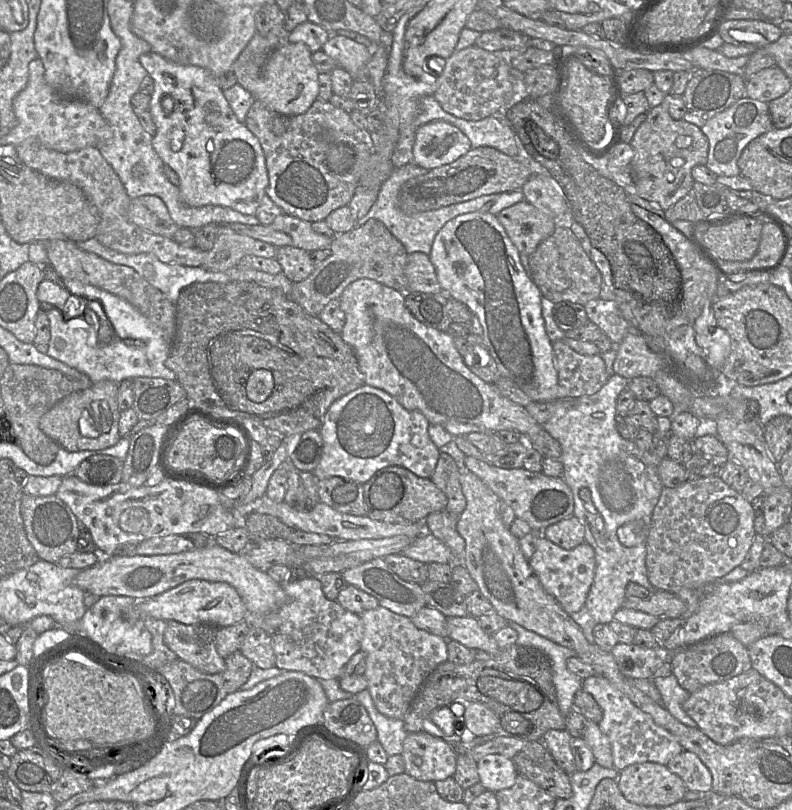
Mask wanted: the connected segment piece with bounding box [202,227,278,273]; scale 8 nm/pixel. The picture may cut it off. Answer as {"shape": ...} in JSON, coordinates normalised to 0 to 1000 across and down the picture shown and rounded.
{"shape":[[[279,280],[275,283],[275,294],[269,306],[260,311],[255,328],[269,336],[284,337],[302,327],[304,320],[312,315],[348,319],[350,307],[341,300]]]}

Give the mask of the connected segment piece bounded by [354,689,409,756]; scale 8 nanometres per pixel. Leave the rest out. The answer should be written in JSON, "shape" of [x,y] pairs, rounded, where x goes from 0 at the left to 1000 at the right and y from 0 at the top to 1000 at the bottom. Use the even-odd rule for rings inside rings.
{"shape":[[[465,851],[447,858],[465,879],[476,902],[476,915],[482,920],[490,933],[506,932],[509,916],[516,906],[510,898],[509,889],[491,886],[480,880],[472,870]]]}

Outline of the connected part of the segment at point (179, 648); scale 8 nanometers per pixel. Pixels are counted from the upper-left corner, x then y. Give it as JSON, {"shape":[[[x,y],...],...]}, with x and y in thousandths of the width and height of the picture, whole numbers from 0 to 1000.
{"shape":[[[211,767],[207,793],[225,812],[249,827],[274,832],[285,825],[284,814],[273,802],[273,785],[278,774],[263,770],[232,770]]]}

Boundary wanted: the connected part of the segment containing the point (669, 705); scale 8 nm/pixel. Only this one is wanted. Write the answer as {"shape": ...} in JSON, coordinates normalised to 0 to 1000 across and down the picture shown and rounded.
{"shape":[[[846,832],[842,836],[826,837],[824,843],[835,857],[836,869],[847,883],[867,896],[879,898],[878,890],[861,874],[871,856],[857,846],[854,836]]]}

